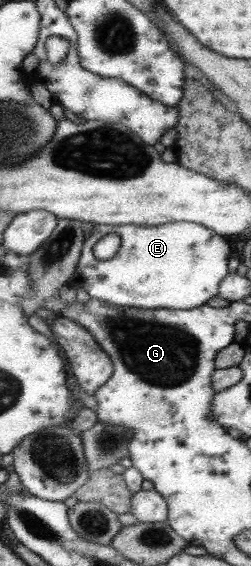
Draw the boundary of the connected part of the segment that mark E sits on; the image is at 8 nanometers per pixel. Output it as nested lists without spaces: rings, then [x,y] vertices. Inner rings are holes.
[[[189,221],[151,227],[96,224],[95,233],[84,240],[72,283],[87,291],[91,298],[101,300],[107,305],[127,305],[127,307],[145,307],[145,309],[157,309],[157,307],[194,309],[207,304],[209,299],[218,295],[219,284],[229,273],[227,263],[231,257],[231,249],[223,237],[203,225],[189,223]],[[109,233],[117,233],[121,237],[120,248],[115,257],[101,261],[93,255],[93,245]]]

